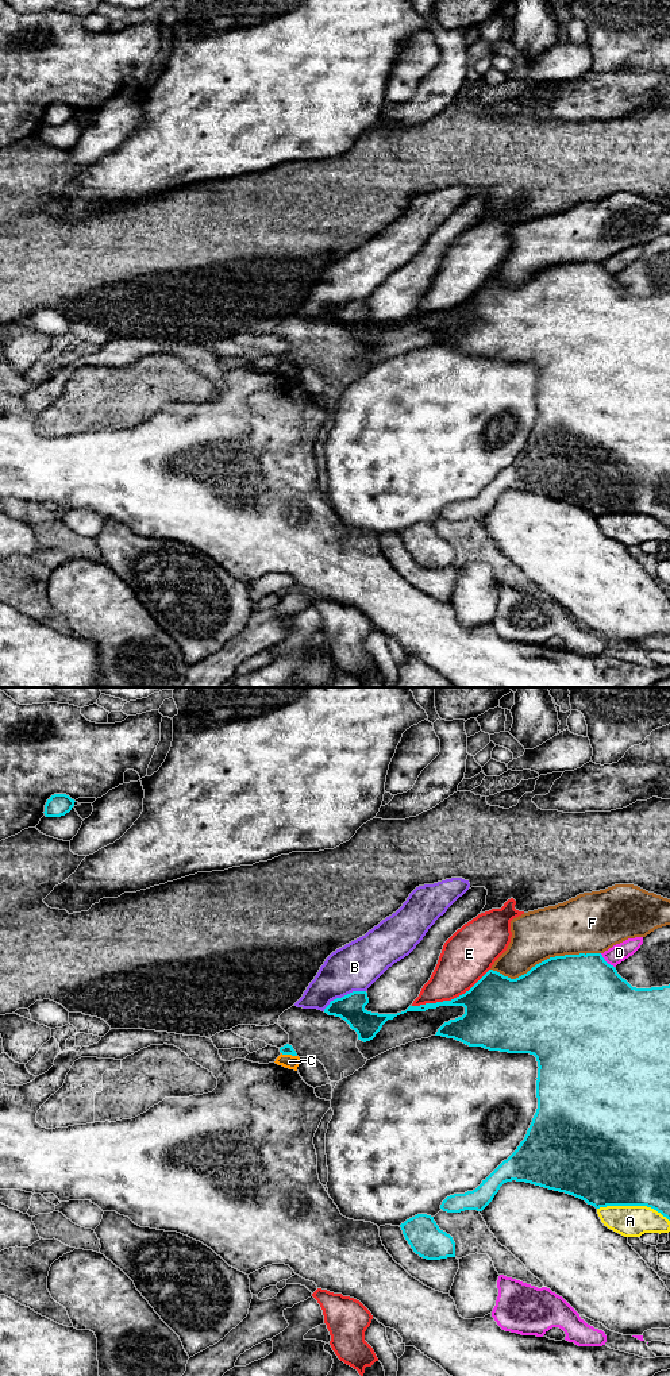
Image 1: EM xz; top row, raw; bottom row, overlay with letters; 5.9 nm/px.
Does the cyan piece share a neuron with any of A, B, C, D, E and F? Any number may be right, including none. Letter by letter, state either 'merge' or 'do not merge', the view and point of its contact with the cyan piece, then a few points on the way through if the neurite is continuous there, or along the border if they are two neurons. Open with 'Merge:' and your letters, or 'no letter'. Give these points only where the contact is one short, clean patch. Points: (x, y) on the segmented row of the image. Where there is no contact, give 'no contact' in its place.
Merge: no letter
A: do not merge | xz (634, 1205)
B: do not merge | xz (345, 995)
C: do not merge | xz (289, 1053) | along xz (281, 1052), (296, 1056)
D: do not merge | xz (605, 962)
E: do not merge | xz (451, 999)
F: do not merge | xz (545, 960)

